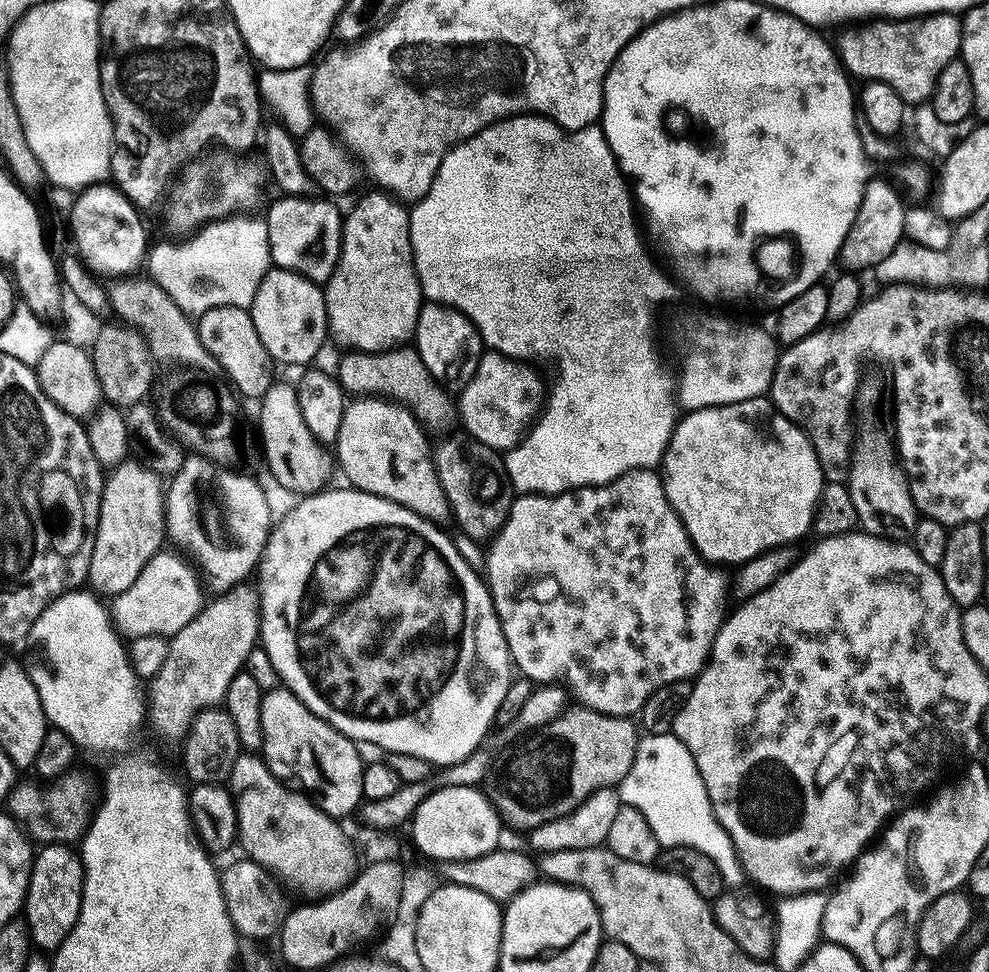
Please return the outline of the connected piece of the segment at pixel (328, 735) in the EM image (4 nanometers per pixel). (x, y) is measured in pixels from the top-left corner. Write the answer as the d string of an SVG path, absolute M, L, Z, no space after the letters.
M277 686L265 691L262 702L262 734L263 759L279 780L287 782L293 789L310 794L312 803L333 818L348 816L351 812L353 815L359 809L364 794L362 774L365 766L365 761L360 760L361 749L348 737L343 736L338 729L331 728L322 718L314 715L289 688Z

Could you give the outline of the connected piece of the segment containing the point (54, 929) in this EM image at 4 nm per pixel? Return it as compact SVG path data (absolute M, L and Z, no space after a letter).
M57 842L48 845L52 852L45 852L43 848L38 851L34 858L40 861L37 864L32 861L32 873L30 874L30 882L28 883L28 892L24 895L24 907L22 915L28 921L28 934L31 936L62 936L64 939L70 934L74 923L78 922L78 914L76 908L82 910L82 894L84 893L84 861L76 852L68 856L72 851L69 848L67 852L64 849L69 845L64 842Z

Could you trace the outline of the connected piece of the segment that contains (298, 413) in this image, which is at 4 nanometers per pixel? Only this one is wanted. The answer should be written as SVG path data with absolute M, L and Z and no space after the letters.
M274 382L270 390L260 397L260 440L264 443L262 448L263 459L272 456L272 461L266 464L267 471L276 468L276 473L271 475L275 483L280 483L285 493L296 498L313 496L315 492L323 492L329 487L334 472L334 452L318 437L314 436L310 426L306 426L306 418L302 418L302 410L298 406L296 389L291 383L280 384Z

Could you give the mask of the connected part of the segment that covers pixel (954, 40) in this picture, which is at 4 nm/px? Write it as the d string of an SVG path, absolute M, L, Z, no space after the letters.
M933 12L926 16L909 16L907 18L880 18L863 25L860 33L848 32L838 44L838 55L843 67L853 77L861 76L861 81L880 80L890 86L906 102L924 102L936 89L936 79L944 67L960 56L960 38L962 20L951 12Z

